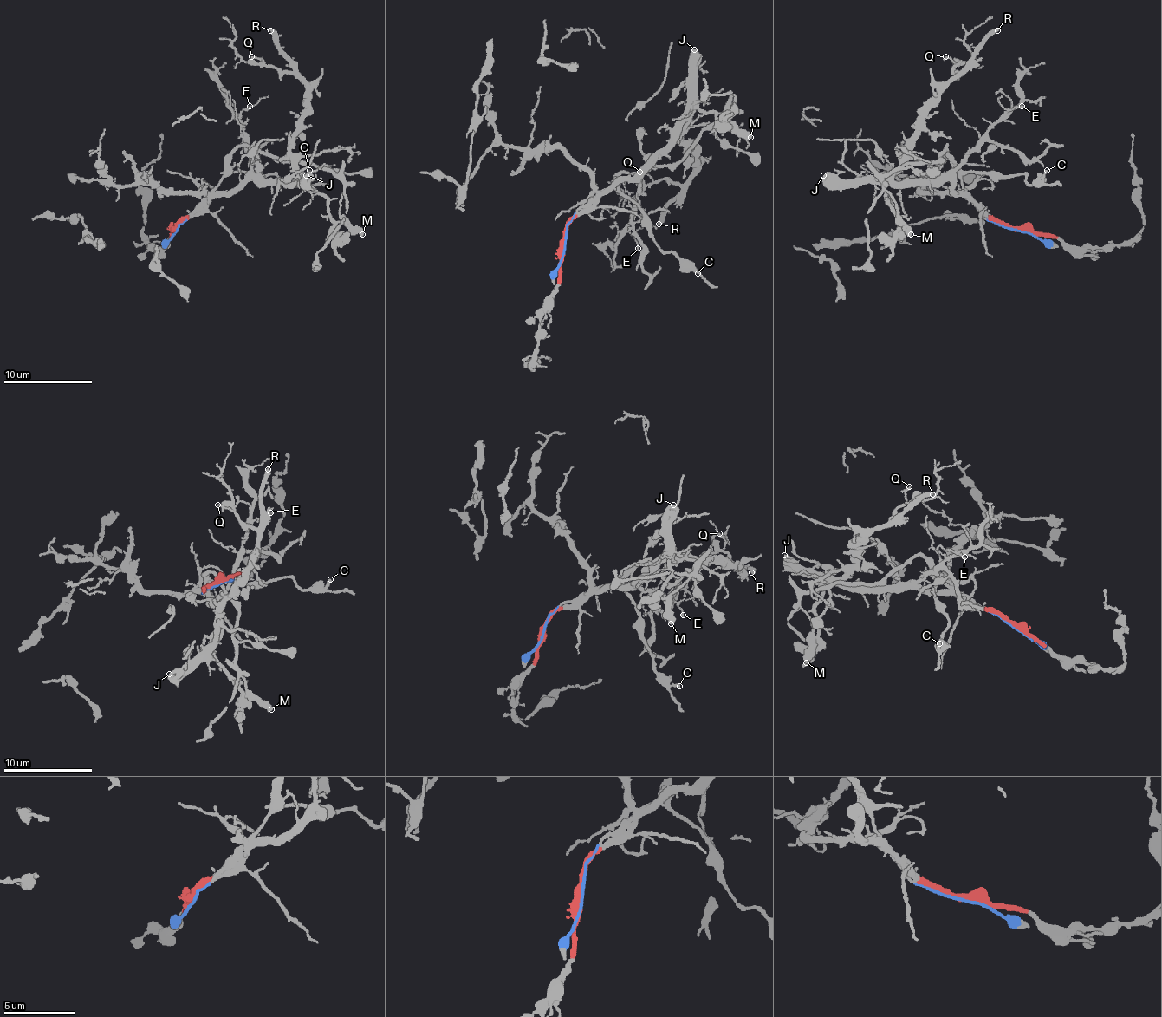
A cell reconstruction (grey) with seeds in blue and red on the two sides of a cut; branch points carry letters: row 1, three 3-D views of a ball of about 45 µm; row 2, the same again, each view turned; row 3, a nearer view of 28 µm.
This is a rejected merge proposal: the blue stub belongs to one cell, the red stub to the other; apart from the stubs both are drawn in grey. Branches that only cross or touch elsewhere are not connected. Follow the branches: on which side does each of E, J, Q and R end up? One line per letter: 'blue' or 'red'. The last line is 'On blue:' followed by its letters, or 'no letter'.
E: red
J: red
Q: red
R: red
On blue: no letter

